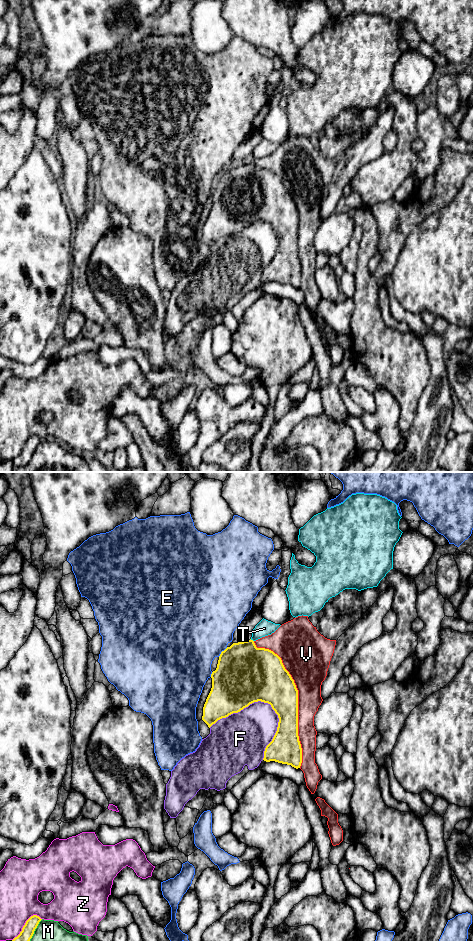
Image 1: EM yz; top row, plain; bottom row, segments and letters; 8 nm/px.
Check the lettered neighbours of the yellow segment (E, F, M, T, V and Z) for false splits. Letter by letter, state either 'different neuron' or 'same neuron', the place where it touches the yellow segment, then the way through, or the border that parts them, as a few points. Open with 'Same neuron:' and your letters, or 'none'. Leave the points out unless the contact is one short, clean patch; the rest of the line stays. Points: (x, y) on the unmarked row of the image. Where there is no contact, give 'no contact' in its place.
Same neuron: none
E: different neuron | yz (222, 171)
F: different neuron | yz (246, 226)
M: different neuron | yz (31, 457)
T: different neuron | yz (252, 160)
V: different neuron | yz (297, 218)
Z: different neuron | yz (25, 443)

